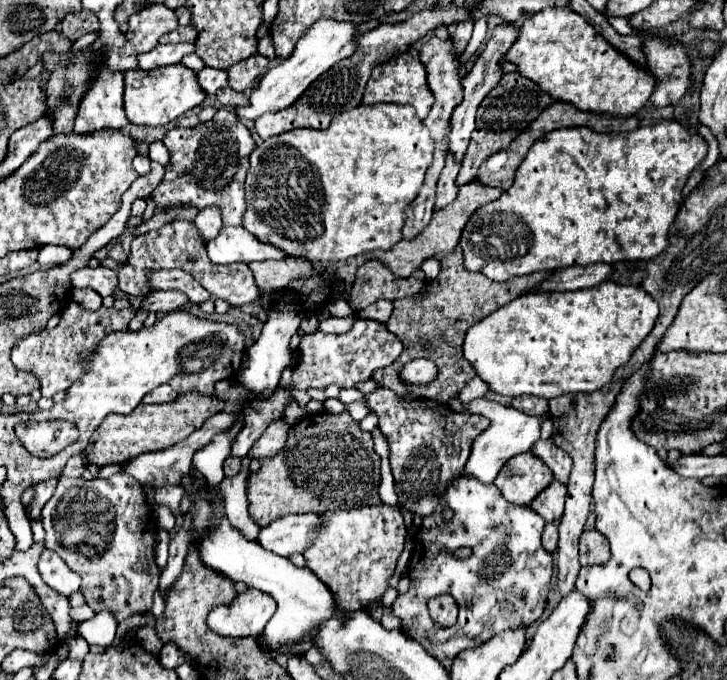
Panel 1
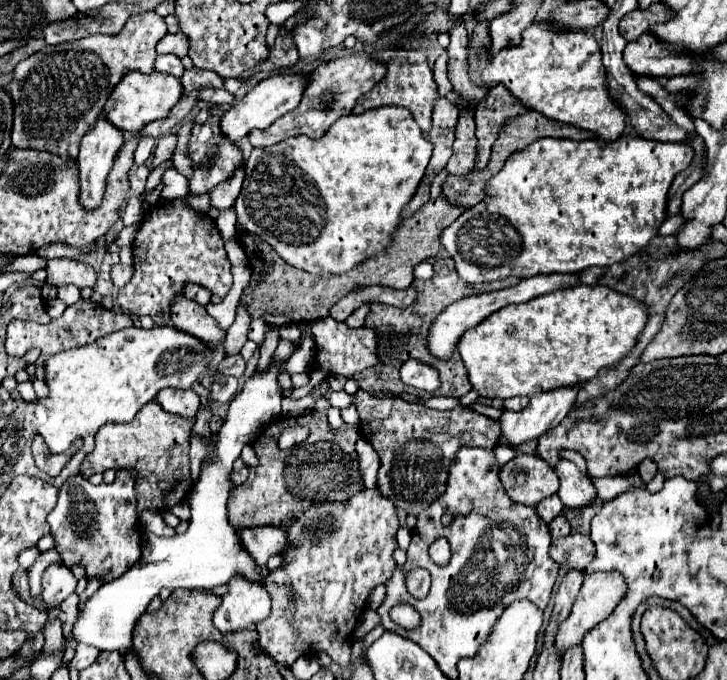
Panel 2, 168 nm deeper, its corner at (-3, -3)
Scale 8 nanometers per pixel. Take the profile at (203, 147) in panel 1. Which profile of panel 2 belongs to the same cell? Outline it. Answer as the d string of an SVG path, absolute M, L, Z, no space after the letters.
M211 115L203 125L195 125L193 127L191 139L189 139L189 155L193 159L193 177L189 179L189 187L191 187L193 195L207 193L215 185L219 185L225 179L229 179L235 173L235 169L239 169L243 165L241 151L229 139L225 139L221 135L219 117L217 115Z

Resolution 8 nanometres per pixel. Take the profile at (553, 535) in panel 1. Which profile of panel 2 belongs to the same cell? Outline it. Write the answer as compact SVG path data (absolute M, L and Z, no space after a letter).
M561 513L559 517L555 517L551 523L549 523L549 531L551 531L551 537L553 539L559 539L559 537L565 537L569 535L569 521L565 517L565 513Z

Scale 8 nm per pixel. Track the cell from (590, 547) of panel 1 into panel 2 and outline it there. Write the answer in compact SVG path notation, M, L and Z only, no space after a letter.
M569 533L567 537L551 543L549 555L553 561L557 561L567 569L583 571L595 557L595 545L589 539L589 535Z

